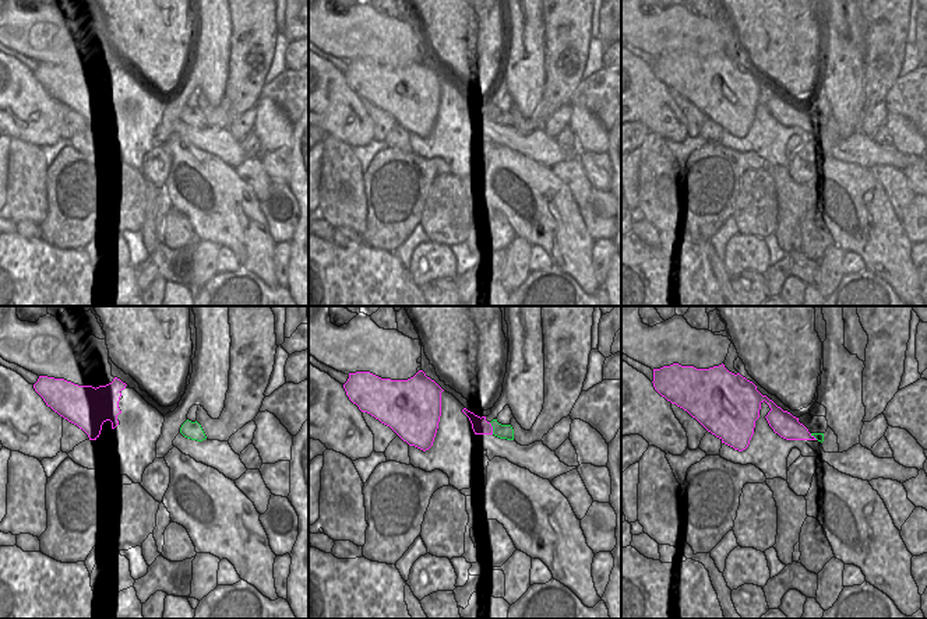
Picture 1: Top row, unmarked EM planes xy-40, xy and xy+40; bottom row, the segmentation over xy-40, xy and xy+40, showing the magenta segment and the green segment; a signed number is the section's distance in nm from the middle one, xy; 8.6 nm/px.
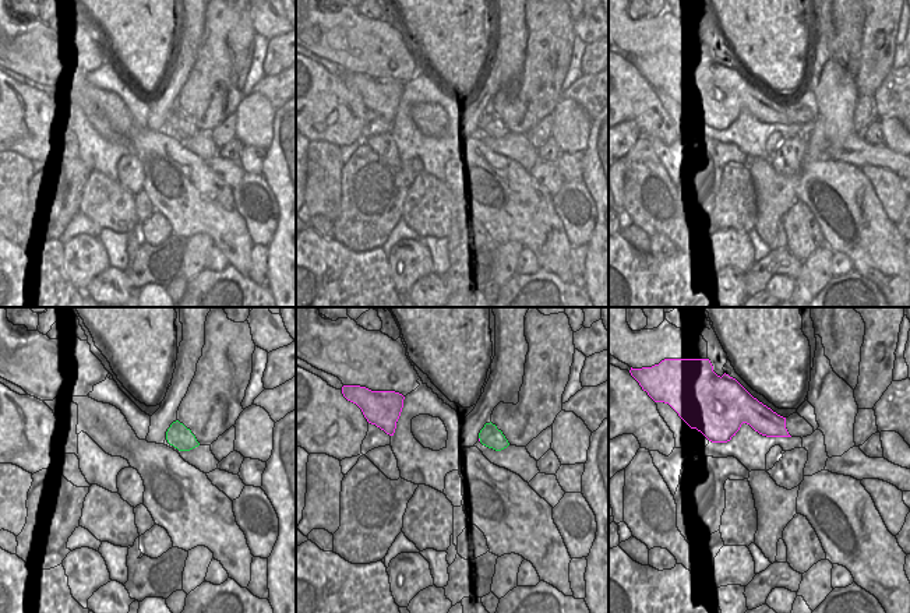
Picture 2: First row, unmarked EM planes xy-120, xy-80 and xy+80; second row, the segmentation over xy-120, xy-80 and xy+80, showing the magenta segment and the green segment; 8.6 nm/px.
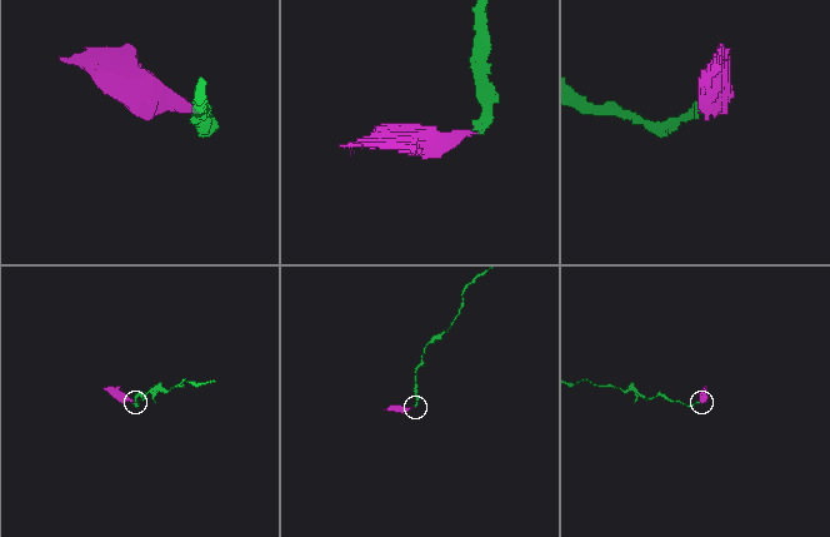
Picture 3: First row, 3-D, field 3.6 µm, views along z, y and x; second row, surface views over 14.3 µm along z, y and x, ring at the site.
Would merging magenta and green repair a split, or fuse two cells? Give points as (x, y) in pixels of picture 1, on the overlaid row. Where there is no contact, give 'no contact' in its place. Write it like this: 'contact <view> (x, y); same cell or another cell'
contact xy (492, 428); another cell

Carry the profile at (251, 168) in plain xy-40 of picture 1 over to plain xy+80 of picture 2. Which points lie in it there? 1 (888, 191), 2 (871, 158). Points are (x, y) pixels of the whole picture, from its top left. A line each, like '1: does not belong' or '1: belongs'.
1: belongs
2: does not belong

